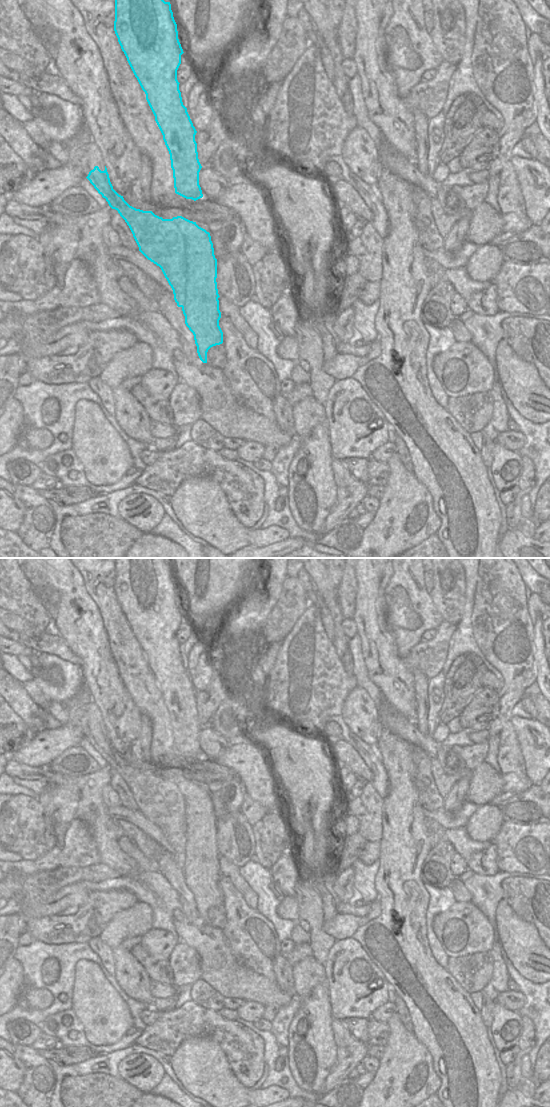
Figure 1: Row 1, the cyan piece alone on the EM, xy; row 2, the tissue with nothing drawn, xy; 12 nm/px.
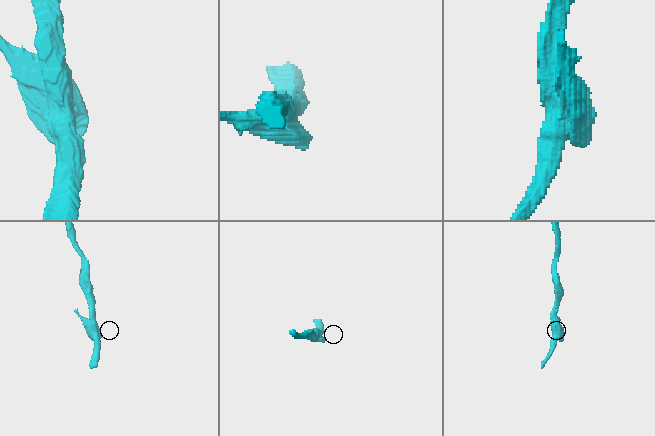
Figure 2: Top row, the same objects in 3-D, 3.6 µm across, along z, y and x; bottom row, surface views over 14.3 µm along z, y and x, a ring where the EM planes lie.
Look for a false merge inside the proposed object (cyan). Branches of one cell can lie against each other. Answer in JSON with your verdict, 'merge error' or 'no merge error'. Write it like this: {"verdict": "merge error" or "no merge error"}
{"verdict": "merge error"}

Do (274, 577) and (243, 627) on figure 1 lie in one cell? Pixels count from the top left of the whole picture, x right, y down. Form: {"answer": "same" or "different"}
{"answer": "same"}

